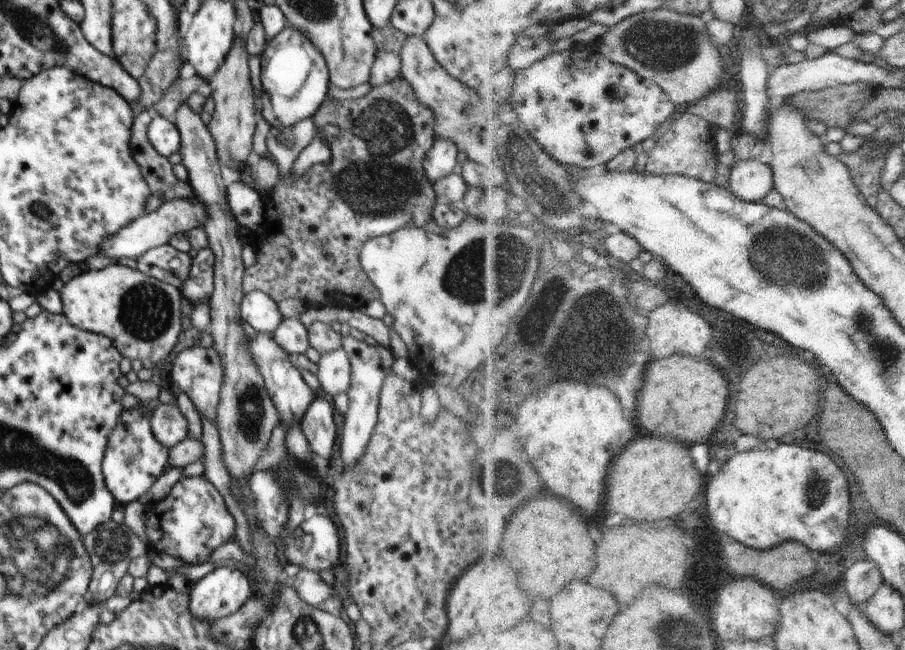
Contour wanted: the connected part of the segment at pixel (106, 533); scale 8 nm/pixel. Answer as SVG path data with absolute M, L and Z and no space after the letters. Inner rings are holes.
M110 520L91 534L83 537L83 542L91 559L93 574L89 583L89 594L94 603L105 603L117 593L120 580L127 574L128 566L132 558L140 555L147 555L150 546L142 543L130 530L122 523Z

